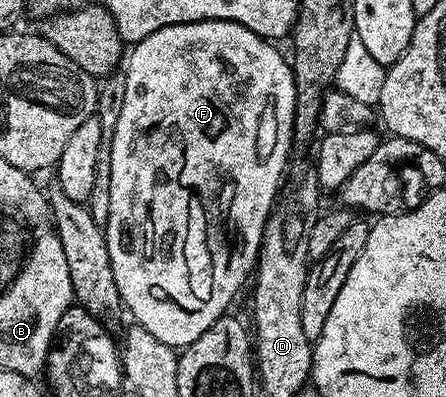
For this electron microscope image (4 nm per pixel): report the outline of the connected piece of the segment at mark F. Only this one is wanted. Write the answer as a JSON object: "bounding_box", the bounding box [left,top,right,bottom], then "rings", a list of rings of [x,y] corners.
{"bounding_box":[104,21,296,347],"rings":[[[193,21],[160,27],[144,39],[133,42],[131,51],[124,61],[127,79],[124,107],[117,120],[115,137],[112,139],[112,171],[110,172],[110,198],[108,199],[108,219],[104,226],[108,243],[108,259],[112,259],[112,275],[116,279],[118,293],[122,296],[122,305],[130,308],[133,320],[143,325],[160,343],[175,347],[185,347],[216,319],[227,312],[234,296],[242,289],[246,280],[251,280],[256,269],[258,250],[262,247],[262,232],[270,218],[274,202],[283,184],[282,172],[286,169],[286,160],[292,156],[294,139],[294,112],[296,111],[296,83],[291,62],[282,58],[277,44],[248,31],[240,23],[231,21]]]}

